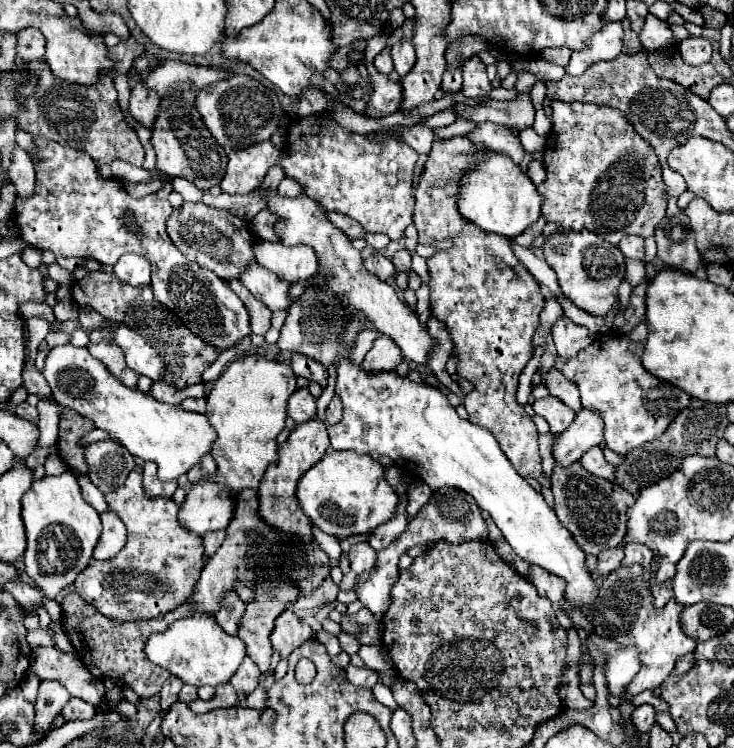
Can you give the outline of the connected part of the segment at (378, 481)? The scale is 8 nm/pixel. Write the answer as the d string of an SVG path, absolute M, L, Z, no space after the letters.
M328 450L326 456L300 478L296 494L312 524L336 538L370 534L380 524L388 522L398 506L398 496L386 482L386 470L382 464L368 454L362 456L352 450Z

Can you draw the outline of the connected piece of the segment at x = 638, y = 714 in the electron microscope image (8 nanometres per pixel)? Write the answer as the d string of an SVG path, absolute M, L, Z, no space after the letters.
M648 704L638 706L638 708L634 710L634 714L632 714L632 720L634 720L636 730L640 730L640 732L648 732L648 730L652 728L652 724L656 722L656 720L654 720L654 708L648 706Z

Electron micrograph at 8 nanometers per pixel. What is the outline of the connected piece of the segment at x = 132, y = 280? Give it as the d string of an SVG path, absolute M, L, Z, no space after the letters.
M124 254L114 264L114 274L130 286L144 286L150 284L150 262L138 254Z

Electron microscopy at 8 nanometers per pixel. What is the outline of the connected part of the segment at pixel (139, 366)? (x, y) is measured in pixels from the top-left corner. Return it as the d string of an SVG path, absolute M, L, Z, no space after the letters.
M104 320L104 324L108 328L114 330L114 336L110 336L110 340L114 340L126 356L126 364L140 376L148 376L150 380L158 382L164 378L164 370L166 370L166 362L162 362L162 358L158 356L158 352L134 330L126 328L126 326L114 326L112 322Z

